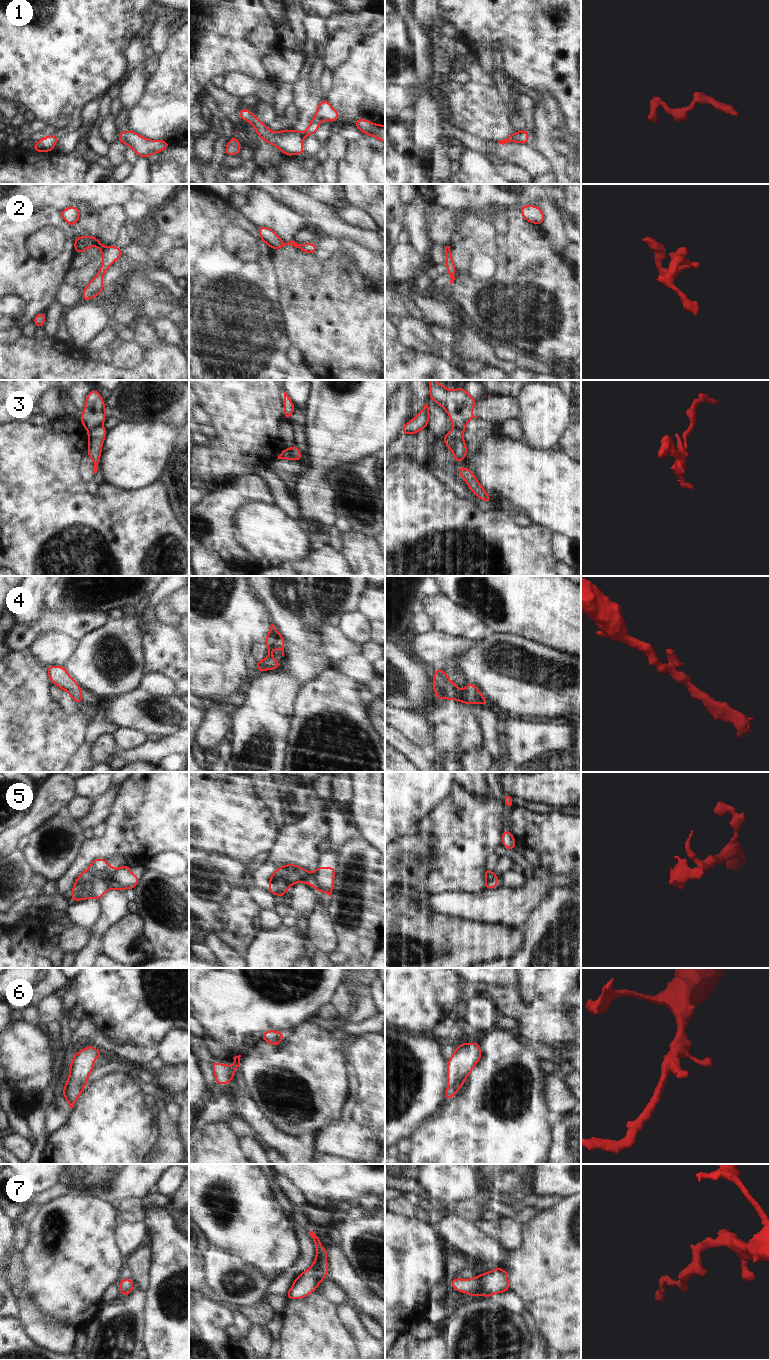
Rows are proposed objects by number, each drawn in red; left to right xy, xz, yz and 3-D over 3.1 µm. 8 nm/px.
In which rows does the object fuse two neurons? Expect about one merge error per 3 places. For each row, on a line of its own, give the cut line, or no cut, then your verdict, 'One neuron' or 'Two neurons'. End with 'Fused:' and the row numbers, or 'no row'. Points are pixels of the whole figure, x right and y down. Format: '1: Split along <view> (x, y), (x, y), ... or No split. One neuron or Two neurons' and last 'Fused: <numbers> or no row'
1: No split. One neuron
2: Split along xy (106, 247), (102, 251). Two neurons
3: Split along xy (101, 425), (92, 428), (88, 432). Two neurons
4: No split. One neuron
5: Split along xy (115, 870), (113, 880), (121, 889). Two neurons
6: No split. One neuron
7: No split. One neuron
Fused: 2, 3, 5

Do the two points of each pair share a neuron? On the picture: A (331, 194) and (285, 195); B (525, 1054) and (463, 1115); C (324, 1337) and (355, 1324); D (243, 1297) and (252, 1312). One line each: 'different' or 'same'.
A: different
B: same
C: different
D: different

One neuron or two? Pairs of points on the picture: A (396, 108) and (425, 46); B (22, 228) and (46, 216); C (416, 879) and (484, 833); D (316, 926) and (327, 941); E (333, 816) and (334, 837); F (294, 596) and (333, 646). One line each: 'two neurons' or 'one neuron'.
A: two neurons
B: one neuron
C: two neurons
D: one neuron
E: one neuron
F: one neuron

